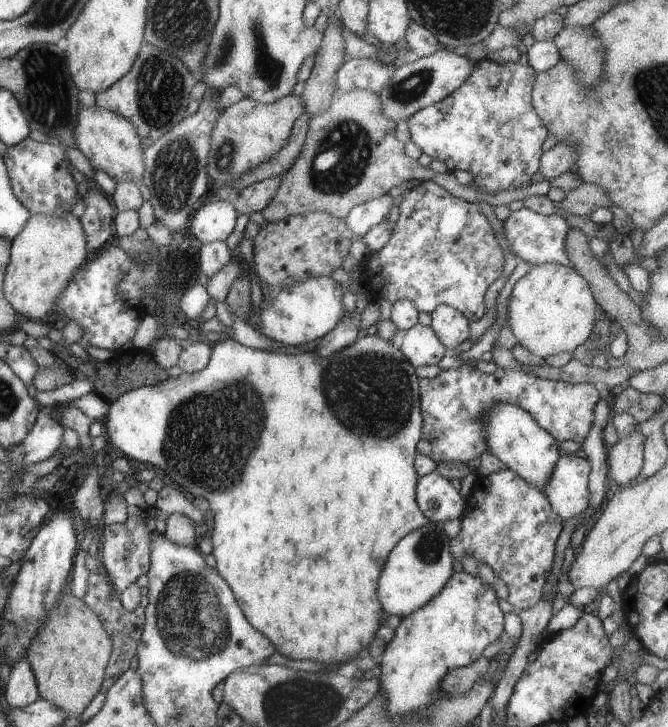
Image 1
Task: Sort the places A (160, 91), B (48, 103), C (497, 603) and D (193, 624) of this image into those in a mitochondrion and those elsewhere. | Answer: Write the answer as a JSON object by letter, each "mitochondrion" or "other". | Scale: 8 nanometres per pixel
{"A":"mitochondrion","B":"mitochondrion","C":"other","D":"mitochondrion"}

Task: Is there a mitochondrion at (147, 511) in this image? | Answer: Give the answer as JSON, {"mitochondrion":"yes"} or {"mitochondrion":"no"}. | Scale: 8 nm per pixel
{"mitochondrion":"no"}

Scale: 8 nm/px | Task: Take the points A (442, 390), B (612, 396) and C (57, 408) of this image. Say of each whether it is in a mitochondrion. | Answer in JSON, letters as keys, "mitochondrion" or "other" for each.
{"A":"other","B":"other","C":"other"}

